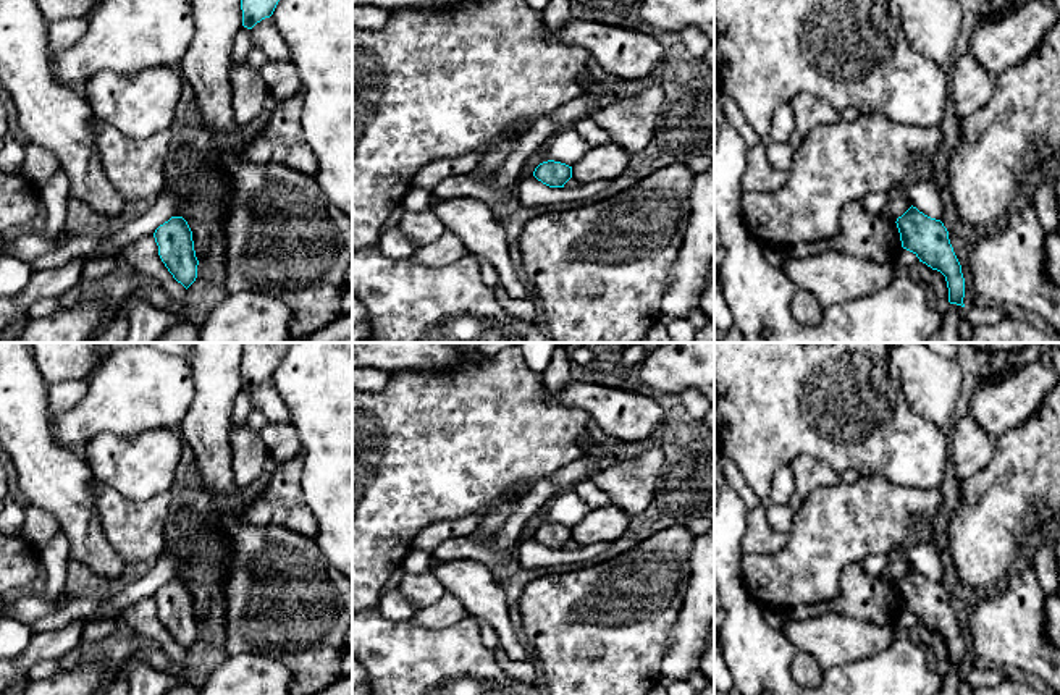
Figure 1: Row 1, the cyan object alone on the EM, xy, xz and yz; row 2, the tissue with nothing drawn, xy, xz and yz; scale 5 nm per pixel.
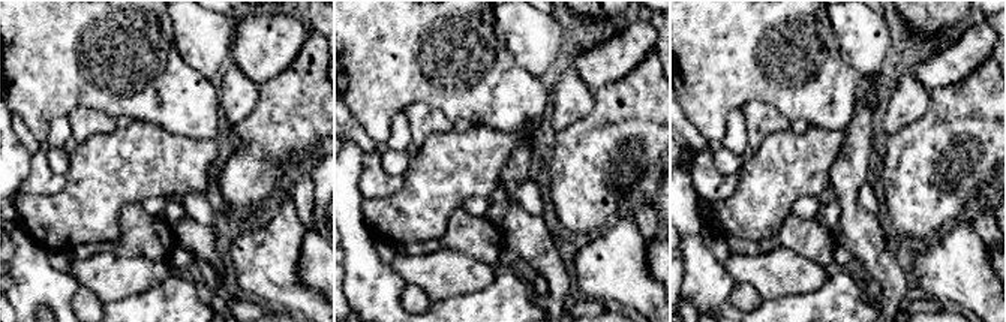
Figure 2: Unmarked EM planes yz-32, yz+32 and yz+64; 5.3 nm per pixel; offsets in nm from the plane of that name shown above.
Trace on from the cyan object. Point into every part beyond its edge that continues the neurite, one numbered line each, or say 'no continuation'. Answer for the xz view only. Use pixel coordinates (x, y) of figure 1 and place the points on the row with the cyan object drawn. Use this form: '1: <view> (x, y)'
no continuation

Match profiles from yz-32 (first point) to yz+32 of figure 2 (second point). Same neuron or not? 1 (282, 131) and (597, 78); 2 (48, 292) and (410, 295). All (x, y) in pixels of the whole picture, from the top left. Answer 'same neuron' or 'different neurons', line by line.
1: different neurons
2: different neurons

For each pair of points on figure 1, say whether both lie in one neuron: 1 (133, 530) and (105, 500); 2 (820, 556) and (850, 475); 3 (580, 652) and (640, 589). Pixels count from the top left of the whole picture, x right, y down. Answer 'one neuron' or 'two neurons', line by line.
1: one neuron
2: two neurons
3: one neuron

